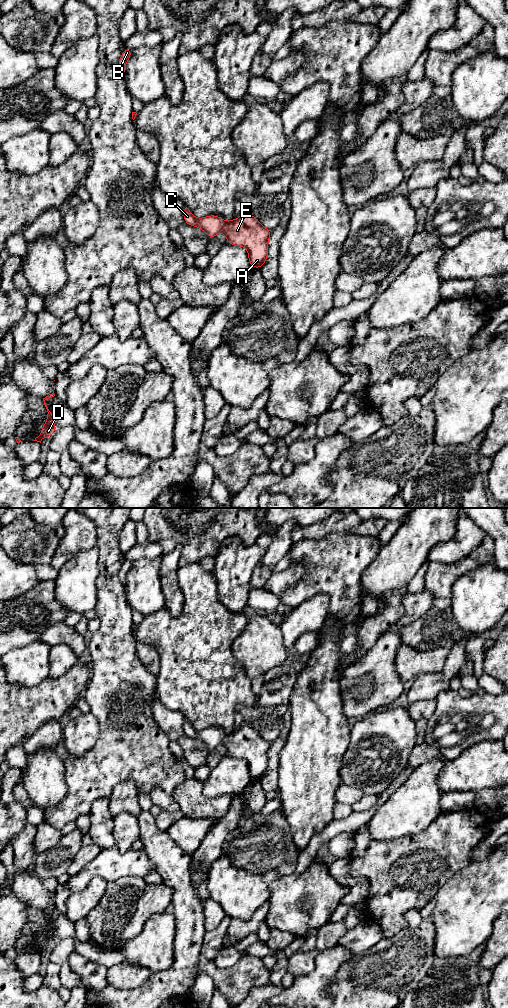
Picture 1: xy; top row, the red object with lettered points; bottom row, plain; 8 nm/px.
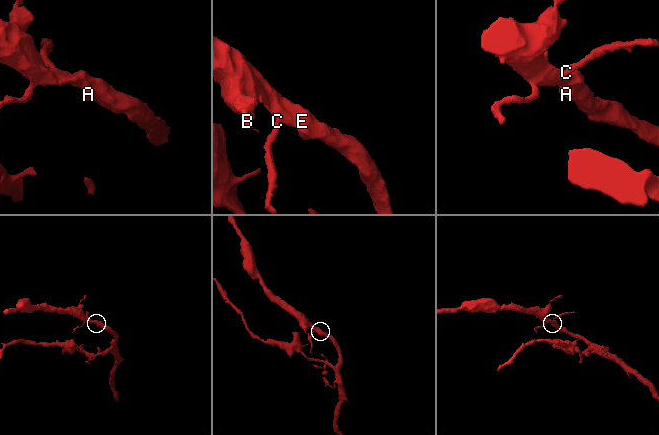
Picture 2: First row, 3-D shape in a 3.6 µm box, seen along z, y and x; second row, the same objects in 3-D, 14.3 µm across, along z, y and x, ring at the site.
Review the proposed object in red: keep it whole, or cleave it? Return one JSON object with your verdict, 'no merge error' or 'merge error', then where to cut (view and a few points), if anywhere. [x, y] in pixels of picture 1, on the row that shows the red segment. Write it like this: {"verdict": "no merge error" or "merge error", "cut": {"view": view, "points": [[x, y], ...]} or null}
{"verdict": "no merge error", "cut": null}

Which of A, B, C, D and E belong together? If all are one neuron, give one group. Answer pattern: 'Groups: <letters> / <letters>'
Groups: A B C D E

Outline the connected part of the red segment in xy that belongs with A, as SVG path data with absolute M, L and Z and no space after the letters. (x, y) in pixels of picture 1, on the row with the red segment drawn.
M186 207L184 222L201 228L210 239L223 232L227 237L227 243L246 247L252 268L261 268L268 257L268 240L272 231L264 228L255 217L246 211L238 219L226 222L215 215L198 219Z

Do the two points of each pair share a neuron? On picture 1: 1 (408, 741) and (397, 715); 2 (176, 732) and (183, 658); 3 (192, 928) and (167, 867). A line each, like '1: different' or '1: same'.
1: same
2: different
3: same

